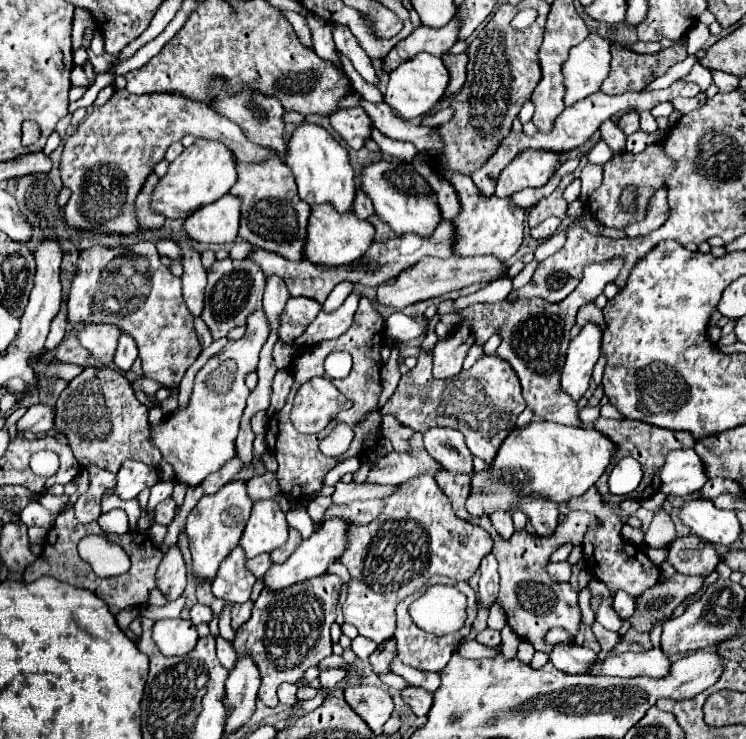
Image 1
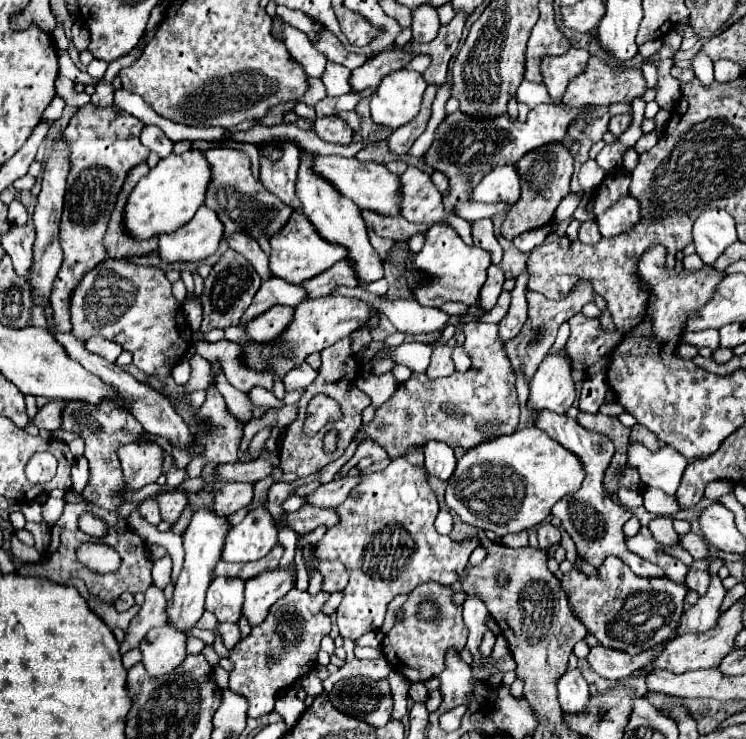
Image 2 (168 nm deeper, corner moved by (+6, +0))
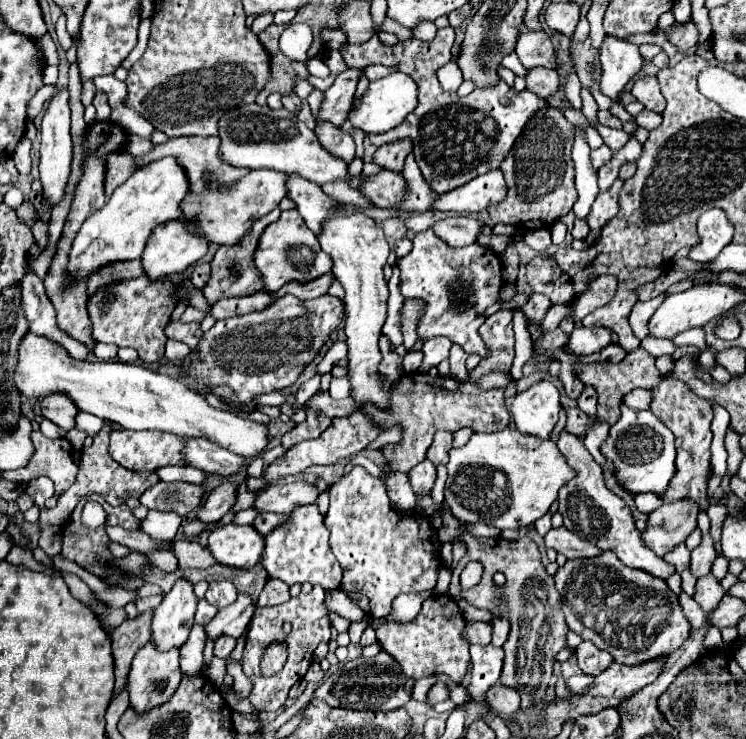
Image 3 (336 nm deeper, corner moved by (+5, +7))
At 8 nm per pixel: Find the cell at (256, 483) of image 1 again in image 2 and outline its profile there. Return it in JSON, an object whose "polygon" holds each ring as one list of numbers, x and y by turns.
{"polygon":[[224,483,216,491,214,511,218,515,232,515,238,509,246,507,254,499,254,485,252,483]]}

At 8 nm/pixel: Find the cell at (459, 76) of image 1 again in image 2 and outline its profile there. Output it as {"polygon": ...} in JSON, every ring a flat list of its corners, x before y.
{"polygon":[[430,83,426,93,424,93,424,99,422,99,422,109,420,113,406,125,398,127,390,139,388,139,388,145,390,145,390,151,396,153,396,155,404,155,410,151,410,147,414,145,414,141,422,135,422,131,426,129,426,123,430,119,430,109,432,109,432,101,434,101,434,95,438,91,438,83]]}

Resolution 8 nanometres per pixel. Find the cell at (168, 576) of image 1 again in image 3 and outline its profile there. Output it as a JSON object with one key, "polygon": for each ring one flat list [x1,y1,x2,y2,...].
{"polygon":[[145,612,135,620,125,620,111,634,111,648,115,658,115,692,117,696,127,684,127,672,133,656,139,648,143,648,151,640,151,616,153,612]]}

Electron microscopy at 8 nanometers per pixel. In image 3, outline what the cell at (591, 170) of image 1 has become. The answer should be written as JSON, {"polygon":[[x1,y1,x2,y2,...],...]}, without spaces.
{"polygon":[[603,144,601,148,597,148,597,150,593,150,593,152,591,152,591,162,593,162,595,170,599,170,605,162,609,162,611,156,613,156,613,152,611,152,611,148,607,148,605,144]]}

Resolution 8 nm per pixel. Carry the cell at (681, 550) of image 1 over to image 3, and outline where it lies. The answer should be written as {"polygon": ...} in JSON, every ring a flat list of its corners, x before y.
{"polygon":[[709,574,709,576,701,576,699,580,697,580,697,592,695,592,695,602,705,610,705,612,711,612,711,610,715,610,717,606,719,606,719,602,721,602,721,598,727,594,723,588,721,588,721,584]]}

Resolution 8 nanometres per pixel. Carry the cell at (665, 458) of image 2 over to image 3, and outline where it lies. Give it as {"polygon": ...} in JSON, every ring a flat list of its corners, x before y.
{"polygon":[[621,406,619,420,609,428,607,440,601,444,601,454,615,466,615,482,629,494,663,494,669,480,675,476,675,438,669,428,649,410,639,412]]}

